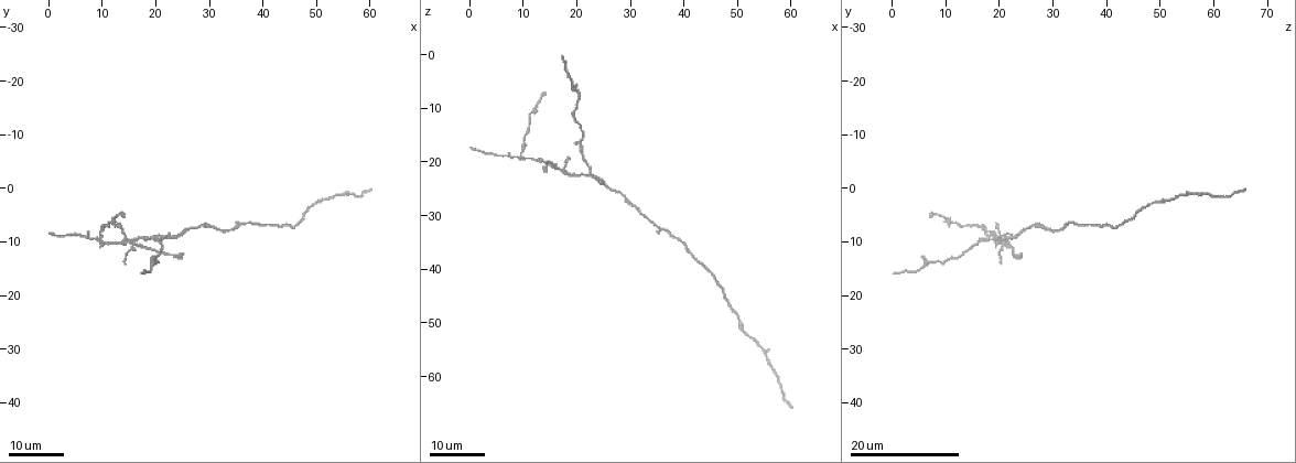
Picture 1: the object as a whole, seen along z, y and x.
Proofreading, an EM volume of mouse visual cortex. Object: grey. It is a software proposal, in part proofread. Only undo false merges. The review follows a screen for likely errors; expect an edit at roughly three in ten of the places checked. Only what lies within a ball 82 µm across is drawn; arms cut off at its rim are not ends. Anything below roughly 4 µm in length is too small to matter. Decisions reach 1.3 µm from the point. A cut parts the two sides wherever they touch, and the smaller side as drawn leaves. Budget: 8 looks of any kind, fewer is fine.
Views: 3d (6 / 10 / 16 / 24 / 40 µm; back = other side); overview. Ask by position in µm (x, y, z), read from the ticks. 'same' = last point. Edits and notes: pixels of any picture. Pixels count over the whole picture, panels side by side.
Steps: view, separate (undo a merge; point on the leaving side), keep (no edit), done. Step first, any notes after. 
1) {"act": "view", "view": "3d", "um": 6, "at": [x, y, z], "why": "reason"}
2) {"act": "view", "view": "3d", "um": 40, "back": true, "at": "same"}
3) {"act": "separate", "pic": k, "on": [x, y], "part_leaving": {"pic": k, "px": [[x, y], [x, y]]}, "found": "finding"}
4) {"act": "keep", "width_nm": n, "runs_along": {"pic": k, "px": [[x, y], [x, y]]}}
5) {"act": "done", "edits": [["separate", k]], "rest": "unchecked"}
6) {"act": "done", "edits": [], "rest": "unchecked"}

{"act": "view", "view": "3d", "um": 16, "at": [20.5, 10.5, 16.5], "why": "two arms in line, one across"}

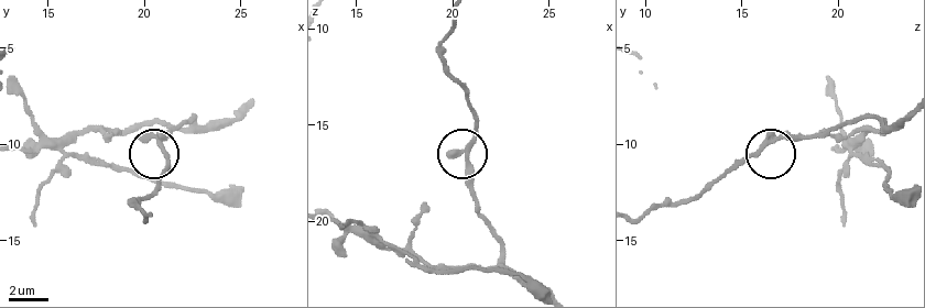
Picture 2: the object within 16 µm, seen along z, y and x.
{"act": "view", "view": "3d", "um": 6, "at": [20.9, 10.0, 16.2], "why": "closer look"}

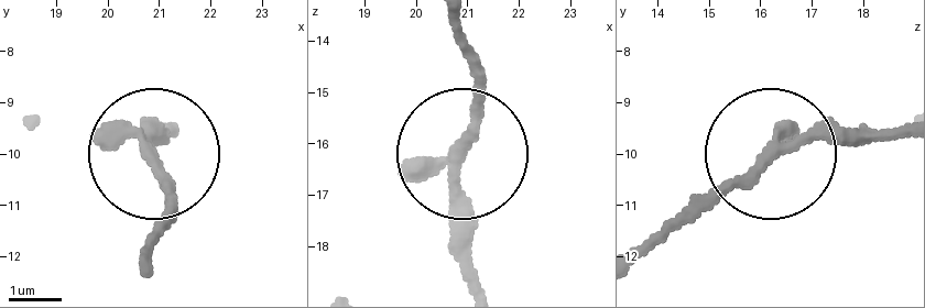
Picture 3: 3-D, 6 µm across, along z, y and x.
{"act": "keep", "runs_along": {"pic": 3, "px": [[174, 133], [152, 151], [165, 233]]}, "found": "one neuron here"}

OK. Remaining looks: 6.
{"act": "view", "view": "3d", "um": 16, "at": [16.0, 10.0, 20.5]}

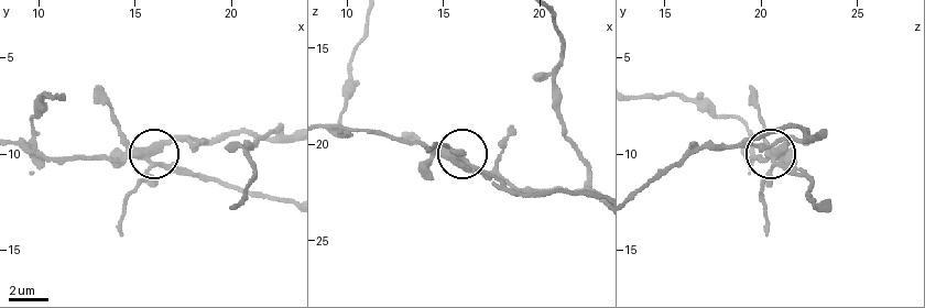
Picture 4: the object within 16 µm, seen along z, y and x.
{"act": "view", "view": "3d", "um": 6, "at": [16.2, 10.6, 21.0], "why": "closer look"}

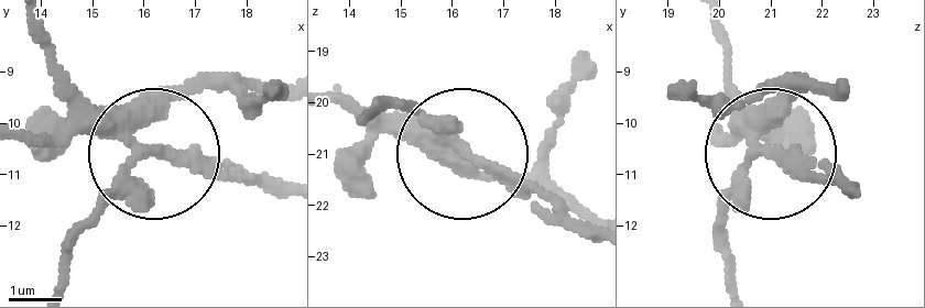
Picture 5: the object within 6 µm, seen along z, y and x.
{"act": "separate", "pic": 5, "on": [100, 210], "arms": 3, "found": "a second neuron is stuck on"}

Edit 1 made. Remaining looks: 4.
{"act": "view", "view": "3d", "um": 16, "at": [19.5, 14.0, 6.5], "why": "three arms meet"}

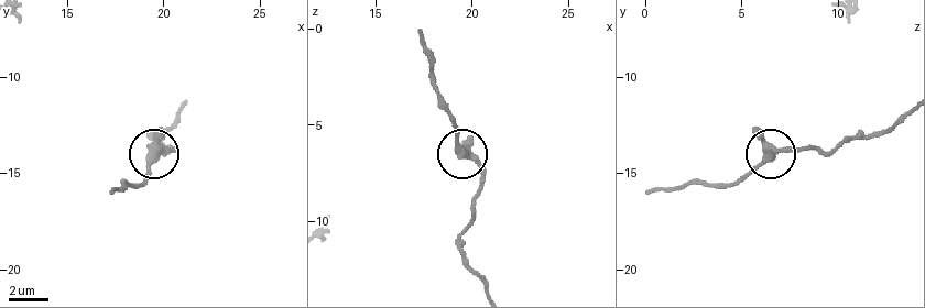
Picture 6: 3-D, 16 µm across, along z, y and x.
{"act": "view", "view": "3d", "um": 6, "at": [19.3, 14.4, 6.2]}

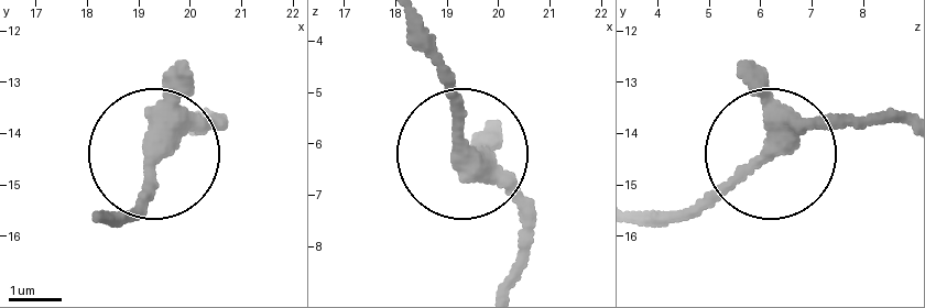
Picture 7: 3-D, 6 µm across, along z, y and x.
{"act": "keep", "runs_along": {"pic": 7, "px": [[512, 288], [517, 223], [468, 157], [442, 56]]}, "found": "continuous, no second neuron"}

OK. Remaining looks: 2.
{"act": "view", "view": "3d", "um": 16, "at": [33.5, 8.0, 31.0], "why": "narrows sharply"}

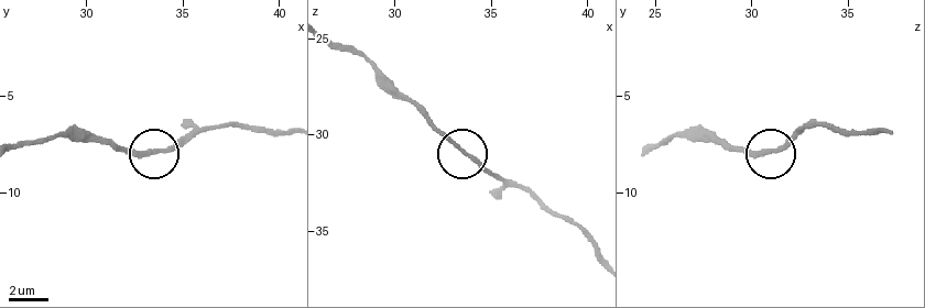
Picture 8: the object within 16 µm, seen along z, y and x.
{"act": "view", "view": "3d", "um": 6, "at": [33.8, 7.9, 30.9]}

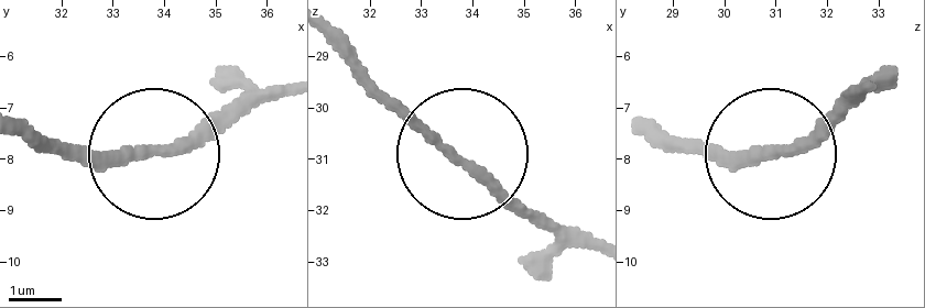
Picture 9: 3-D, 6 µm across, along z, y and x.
{"act": "keep", "found": "all the same neuron"}

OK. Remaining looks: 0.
{"act": "done", "edits": [["separate", 5]], "rest": "unchecked"}

